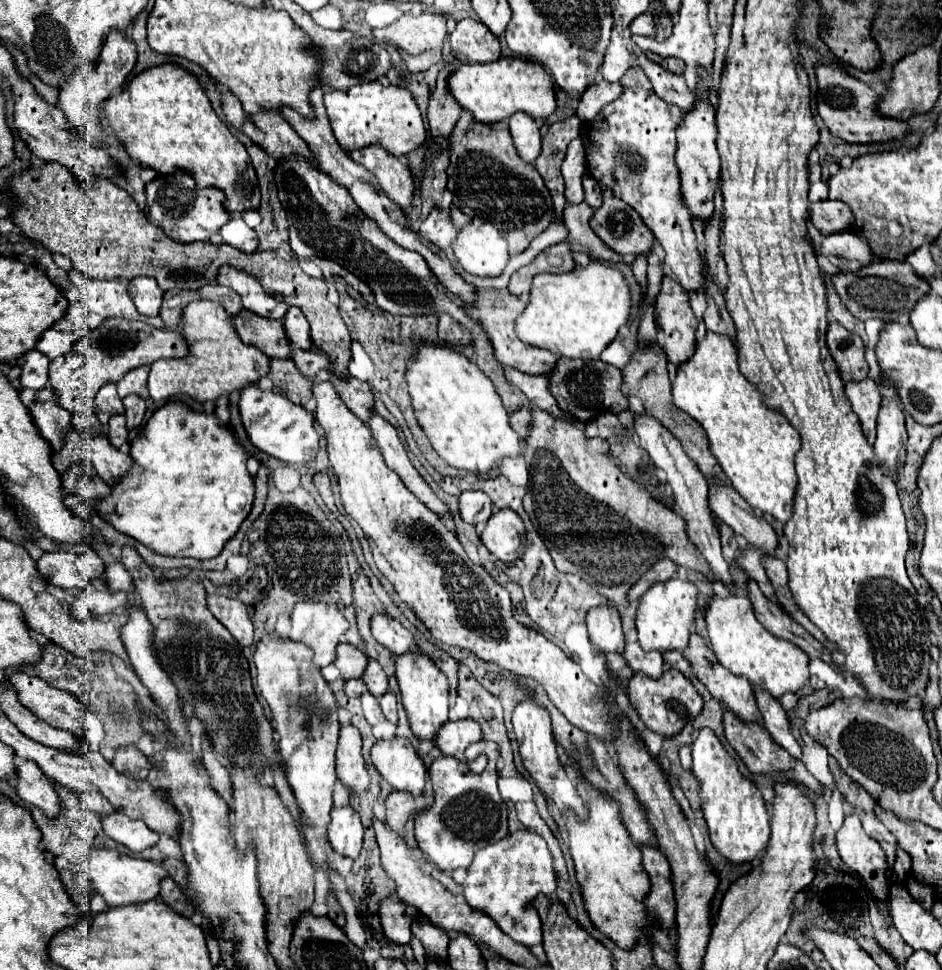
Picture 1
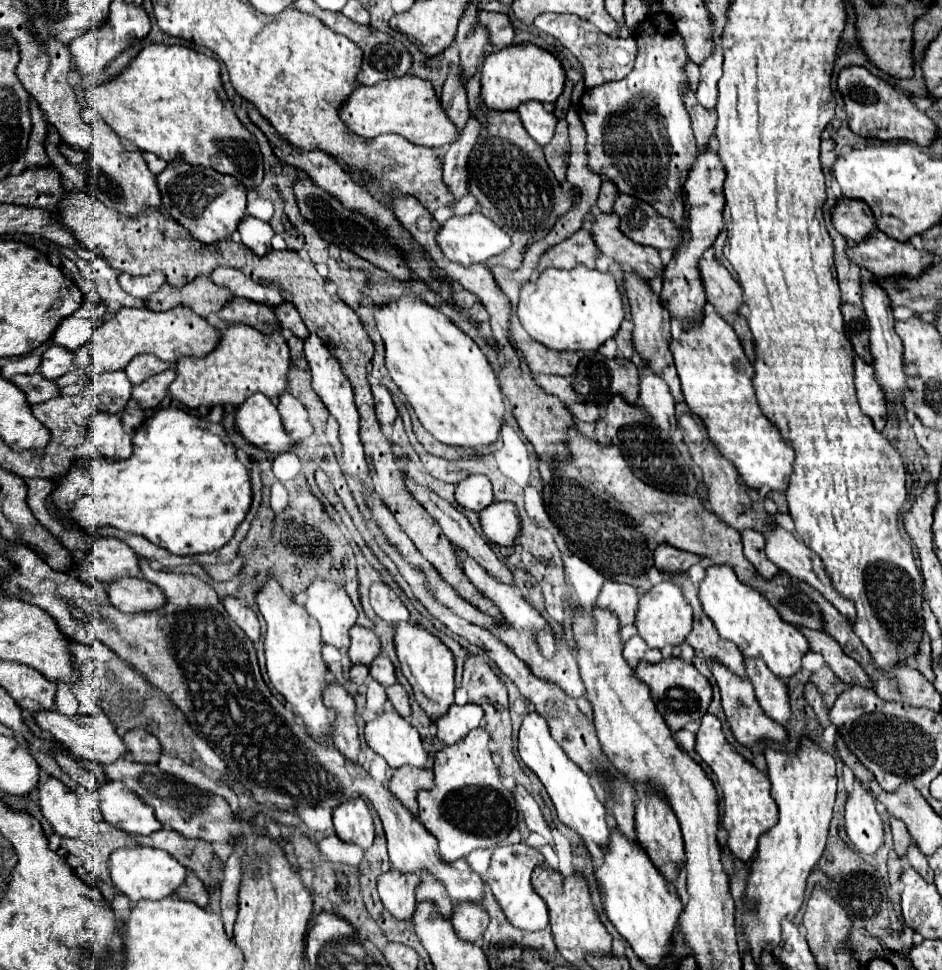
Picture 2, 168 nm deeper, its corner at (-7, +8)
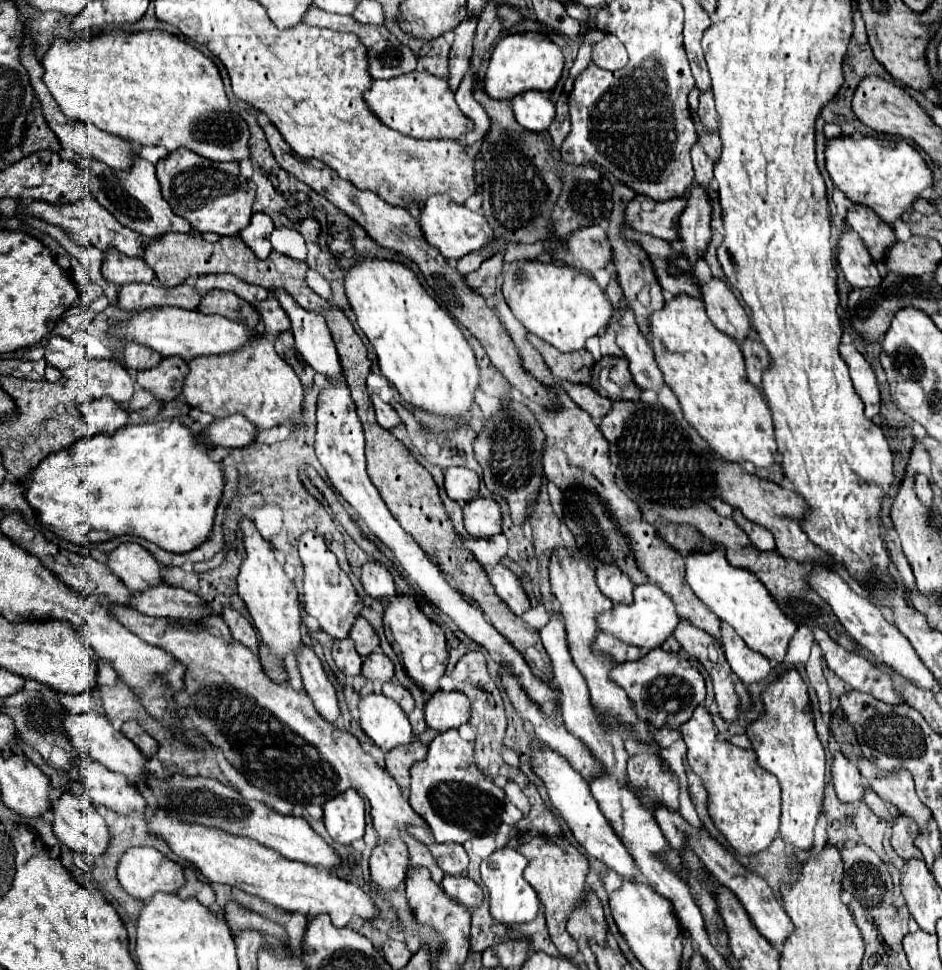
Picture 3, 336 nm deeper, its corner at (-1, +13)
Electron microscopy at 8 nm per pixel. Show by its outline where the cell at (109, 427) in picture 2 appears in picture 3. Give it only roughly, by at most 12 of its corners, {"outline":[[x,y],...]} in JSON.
{"outline":[[110,397],[84,401],[80,413],[96,433],[112,435],[128,411]]}

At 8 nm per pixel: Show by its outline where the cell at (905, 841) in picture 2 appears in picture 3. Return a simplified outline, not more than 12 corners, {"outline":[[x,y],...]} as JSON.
{"outline":[[872,789],[864,801],[876,815],[892,823],[898,815],[892,803],[882,801]]}

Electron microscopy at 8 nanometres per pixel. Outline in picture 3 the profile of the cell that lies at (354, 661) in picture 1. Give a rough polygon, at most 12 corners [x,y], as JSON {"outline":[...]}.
{"outline":[[364,617],[350,629],[362,657],[378,647],[376,631]]}

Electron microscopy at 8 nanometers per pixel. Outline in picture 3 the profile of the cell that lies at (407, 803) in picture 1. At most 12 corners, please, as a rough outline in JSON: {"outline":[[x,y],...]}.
{"outline":[[420,741],[386,753],[386,771],[402,789],[410,785],[410,767],[426,757]]}

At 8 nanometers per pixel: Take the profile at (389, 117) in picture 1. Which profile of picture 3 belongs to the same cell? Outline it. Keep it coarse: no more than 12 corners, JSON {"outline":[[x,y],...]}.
{"outline":[[428,71],[374,81],[364,99],[414,139],[460,139],[474,123]]}

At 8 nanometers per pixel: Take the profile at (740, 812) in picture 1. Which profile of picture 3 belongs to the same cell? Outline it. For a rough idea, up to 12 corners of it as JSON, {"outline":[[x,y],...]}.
{"outline":[[704,707],[680,727],[708,815],[740,855],[780,827],[778,779],[720,739]]}

